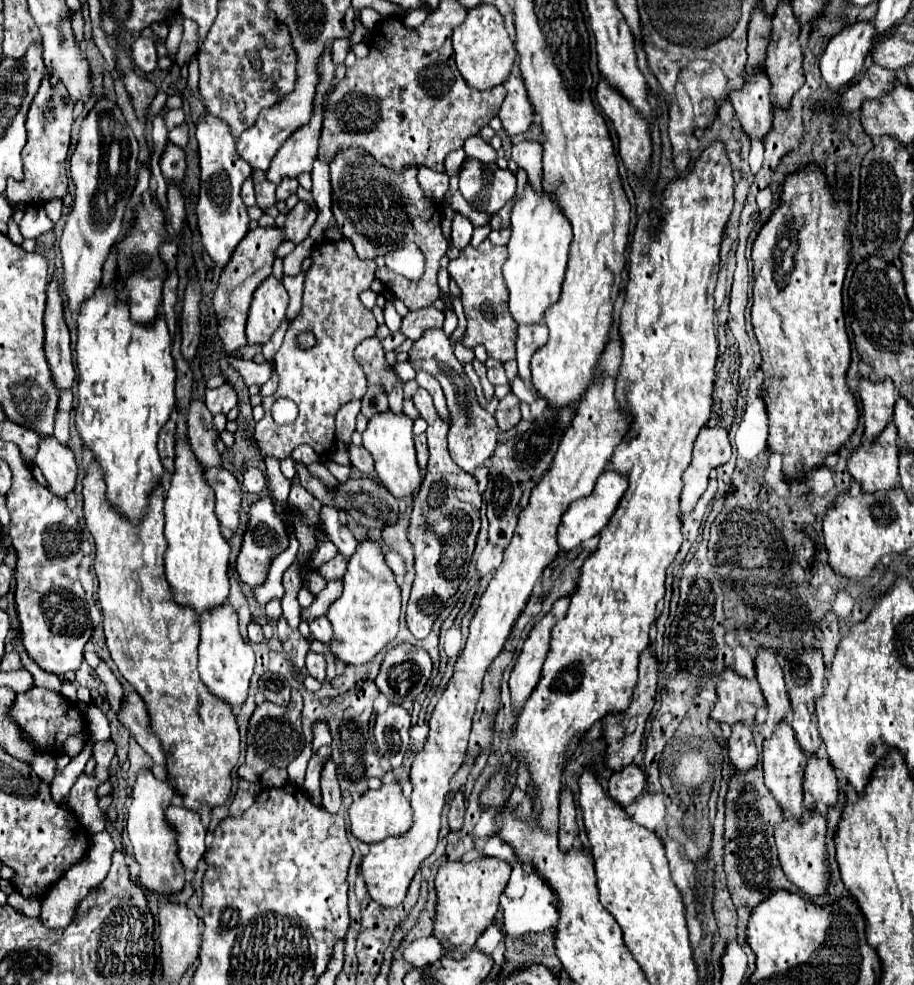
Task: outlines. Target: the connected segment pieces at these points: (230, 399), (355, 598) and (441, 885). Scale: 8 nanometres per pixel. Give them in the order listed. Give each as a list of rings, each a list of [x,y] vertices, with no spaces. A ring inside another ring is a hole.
[[[222,384],[220,388],[206,390],[206,406],[212,414],[224,412],[228,414],[236,406],[236,392],[230,384]]]
[[[374,540],[358,542],[356,552],[348,560],[342,582],[342,596],[330,606],[326,614],[334,628],[332,652],[344,664],[364,664],[370,662],[398,634],[400,588],[394,580],[394,572],[384,560],[380,544]]]
[[[480,856],[472,862],[446,862],[436,874],[436,922],[434,936],[452,948],[464,948],[466,952],[474,948],[480,934],[492,924],[498,910],[498,898],[504,892],[512,866],[500,858]]]

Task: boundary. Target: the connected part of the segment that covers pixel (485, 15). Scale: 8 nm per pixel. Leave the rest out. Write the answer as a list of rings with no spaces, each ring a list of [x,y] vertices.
[[[480,4],[468,10],[468,18],[456,26],[452,34],[452,46],[460,74],[466,78],[466,84],[476,90],[488,90],[502,84],[510,76],[516,60],[516,50],[508,30],[504,28],[504,18],[492,4]]]

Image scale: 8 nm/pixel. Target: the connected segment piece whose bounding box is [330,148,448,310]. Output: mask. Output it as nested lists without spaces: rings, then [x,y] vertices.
[[[350,148],[350,150],[344,150],[342,154],[336,156],[336,162],[330,162],[330,176],[332,176],[332,212],[334,212],[334,218],[336,218],[336,224],[340,226],[344,238],[348,238],[356,250],[356,254],[360,258],[376,258],[376,256],[382,256],[390,250],[396,250],[398,246],[402,246],[406,240],[408,242],[414,242],[422,254],[426,256],[426,270],[422,274],[420,280],[408,284],[408,290],[404,288],[392,288],[392,284],[388,286],[394,296],[398,300],[402,300],[408,310],[418,310],[418,308],[424,308],[424,306],[432,306],[436,300],[438,300],[438,284],[436,284],[436,274],[438,274],[438,260],[446,254],[448,250],[448,242],[446,238],[442,236],[442,230],[440,230],[440,212],[442,208],[432,204],[422,192],[420,192],[420,186],[416,182],[416,168],[406,168],[402,174],[392,174],[394,170],[388,170],[384,166],[380,166],[374,158],[370,158],[368,154],[364,154],[362,150],[356,150],[356,148]]]

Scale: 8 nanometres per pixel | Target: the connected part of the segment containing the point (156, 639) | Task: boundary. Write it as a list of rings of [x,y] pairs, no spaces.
[[[92,460],[90,462],[90,470],[84,478],[84,518],[86,518],[86,526],[96,542],[96,576],[98,576],[98,600],[102,604],[102,614],[104,614],[104,634],[106,634],[106,646],[112,654],[112,660],[114,664],[118,666],[118,672],[134,686],[134,690],[140,694],[140,698],[146,702],[146,710],[148,710],[148,716],[150,716],[150,728],[152,732],[156,734],[156,738],[160,740],[162,748],[166,750],[166,770],[168,770],[168,780],[170,784],[174,786],[176,794],[182,796],[182,806],[192,810],[192,812],[202,812],[202,808],[216,808],[216,806],[222,806],[228,802],[230,798],[230,790],[232,790],[232,768],[236,766],[238,762],[238,756],[240,756],[240,736],[238,736],[238,726],[236,726],[236,716],[232,714],[232,708],[228,708],[228,704],[220,702],[218,698],[214,698],[208,688],[202,684],[200,680],[199,672],[196,670],[198,666],[198,644],[200,640],[200,624],[198,624],[198,616],[194,614],[190,608],[182,608],[178,606],[174,600],[172,600],[172,594],[170,594],[170,586],[166,582],[166,576],[164,576],[164,552],[166,552],[166,540],[164,540],[164,498],[162,498],[162,486],[156,488],[156,492],[152,494],[150,498],[150,508],[148,508],[148,514],[146,518],[142,520],[140,526],[132,526],[126,522],[126,518],[122,518],[120,514],[116,514],[114,510],[110,510],[110,506],[106,504],[106,498],[104,498],[104,480],[102,480],[102,470],[100,466]]]

